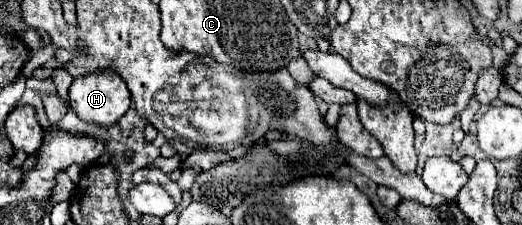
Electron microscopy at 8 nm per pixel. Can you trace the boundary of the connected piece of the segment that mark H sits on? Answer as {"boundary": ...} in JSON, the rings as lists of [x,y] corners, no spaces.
{"boundary":[[[113,71],[91,73],[91,75],[85,75],[83,79],[75,79],[71,83],[69,103],[81,121],[93,123],[99,127],[111,127],[127,113],[127,109],[131,105],[131,95],[127,91],[127,85],[123,83],[123,79],[117,73],[113,73]]]}

